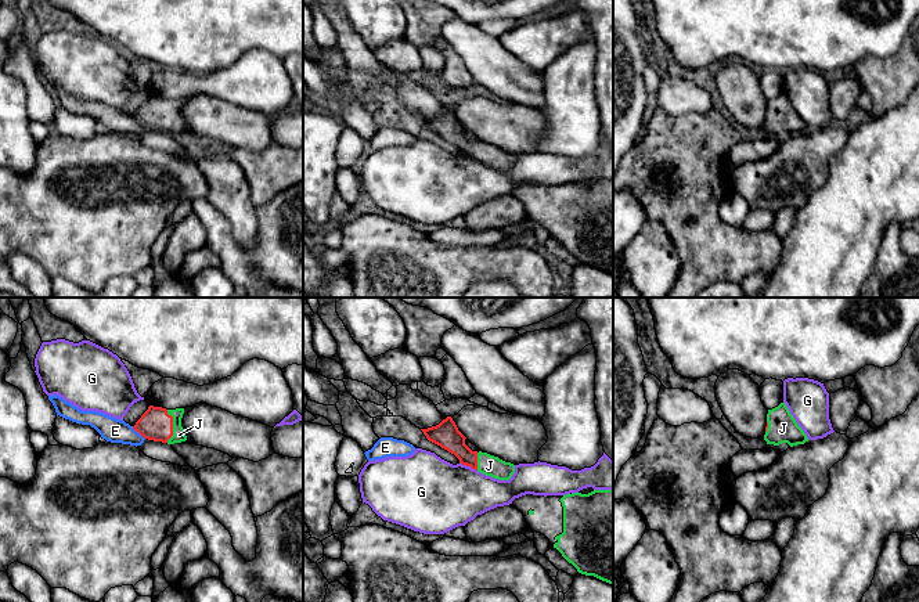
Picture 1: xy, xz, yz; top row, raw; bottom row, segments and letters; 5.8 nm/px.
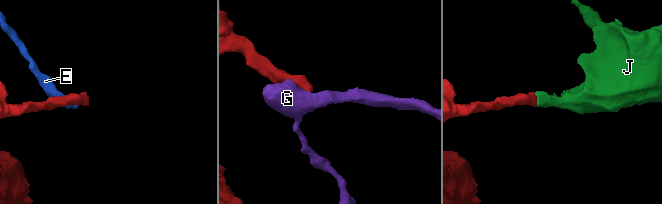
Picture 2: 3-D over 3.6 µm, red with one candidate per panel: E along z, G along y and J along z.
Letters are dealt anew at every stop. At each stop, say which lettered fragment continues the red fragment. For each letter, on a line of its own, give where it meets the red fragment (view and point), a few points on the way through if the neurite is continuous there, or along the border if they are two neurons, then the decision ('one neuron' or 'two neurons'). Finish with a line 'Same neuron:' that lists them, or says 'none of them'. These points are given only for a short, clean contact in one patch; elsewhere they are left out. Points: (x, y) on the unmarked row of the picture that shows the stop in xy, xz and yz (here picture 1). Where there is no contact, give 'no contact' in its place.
E: contact xy (139, 122); two neurons
G: contact xz (468, 155); two neurons
J: contact xy (172, 116); way xy (155, 114), (172, 116), (179, 125); one neuron
Same neuron: J

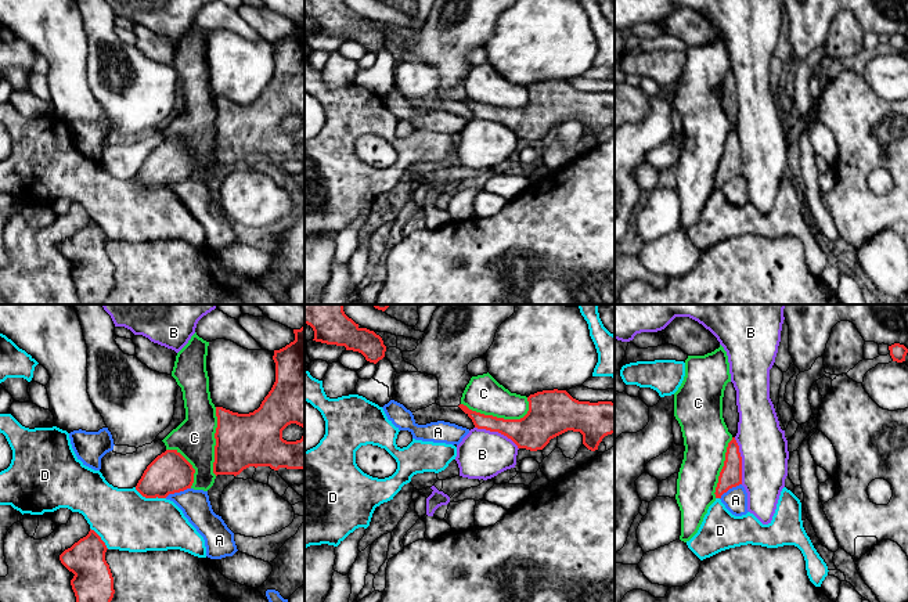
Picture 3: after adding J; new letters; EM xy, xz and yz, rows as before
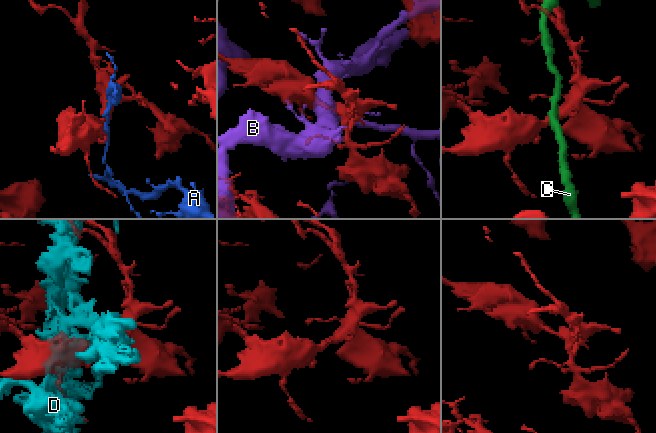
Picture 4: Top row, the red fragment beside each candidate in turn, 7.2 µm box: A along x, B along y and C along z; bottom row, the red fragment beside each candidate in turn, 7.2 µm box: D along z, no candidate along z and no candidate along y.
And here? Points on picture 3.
A: contact xy (177, 181); two neurons
B: contact yz (741, 151); two neurons
C: contact xz (496, 107); two neurons
D: contact xy (150, 187); two neurons
Same neuron: none of them

